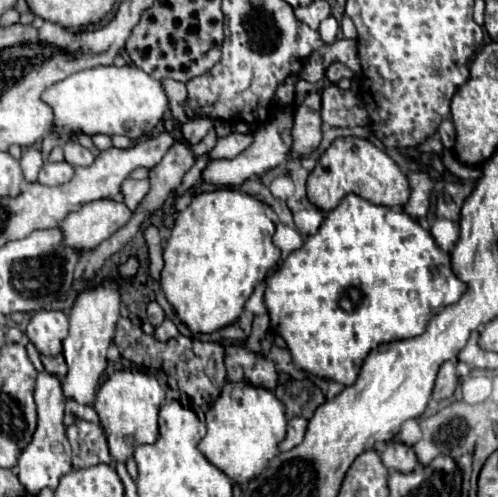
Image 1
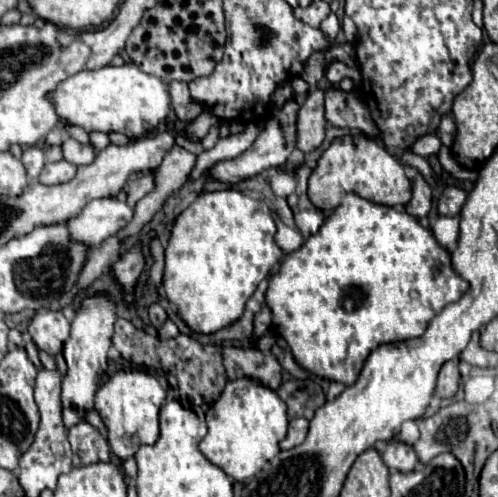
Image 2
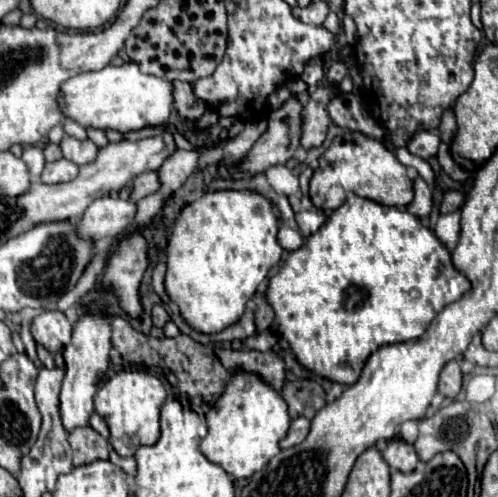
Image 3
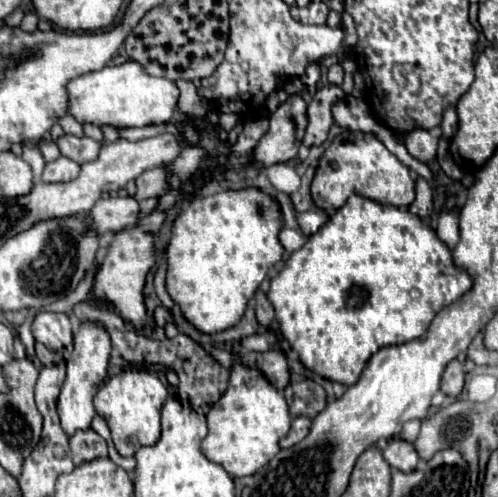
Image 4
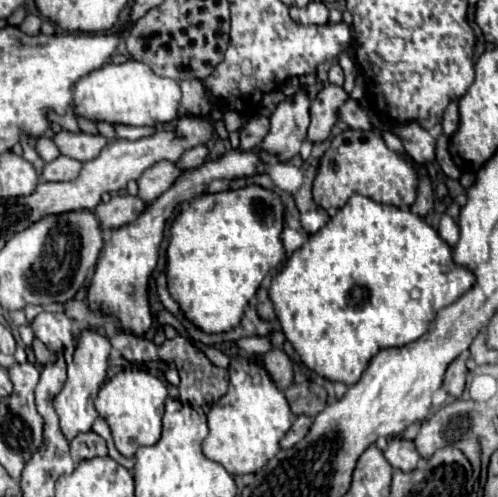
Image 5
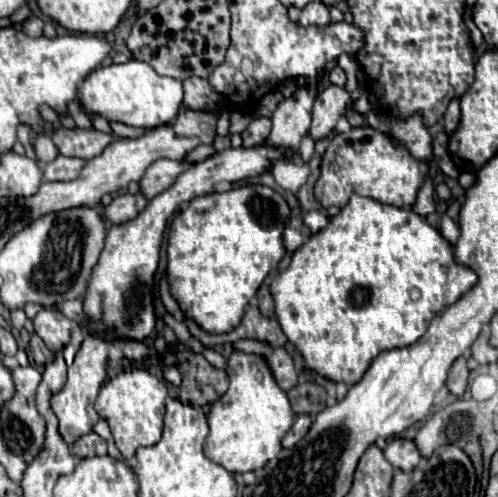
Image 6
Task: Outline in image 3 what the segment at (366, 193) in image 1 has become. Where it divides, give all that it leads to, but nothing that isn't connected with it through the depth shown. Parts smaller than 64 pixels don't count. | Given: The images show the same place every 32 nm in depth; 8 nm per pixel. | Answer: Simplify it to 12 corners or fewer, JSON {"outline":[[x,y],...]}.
{"outline":[[362,132],[334,138],[310,200],[336,210],[350,192],[386,206],[414,198],[406,166]]}

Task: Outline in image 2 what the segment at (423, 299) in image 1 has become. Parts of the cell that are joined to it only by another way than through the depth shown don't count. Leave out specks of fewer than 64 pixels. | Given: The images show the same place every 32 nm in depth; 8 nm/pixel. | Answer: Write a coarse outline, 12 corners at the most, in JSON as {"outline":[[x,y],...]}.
{"outline":[[356,194],[270,276],[296,364],[354,384],[468,290]]}

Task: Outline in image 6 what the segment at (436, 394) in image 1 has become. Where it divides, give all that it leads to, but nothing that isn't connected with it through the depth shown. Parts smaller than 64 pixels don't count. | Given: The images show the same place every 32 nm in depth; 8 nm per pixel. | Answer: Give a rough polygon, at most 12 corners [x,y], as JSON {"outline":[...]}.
{"outline":[[460,356],[448,372],[448,390],[464,394],[470,370]]}

